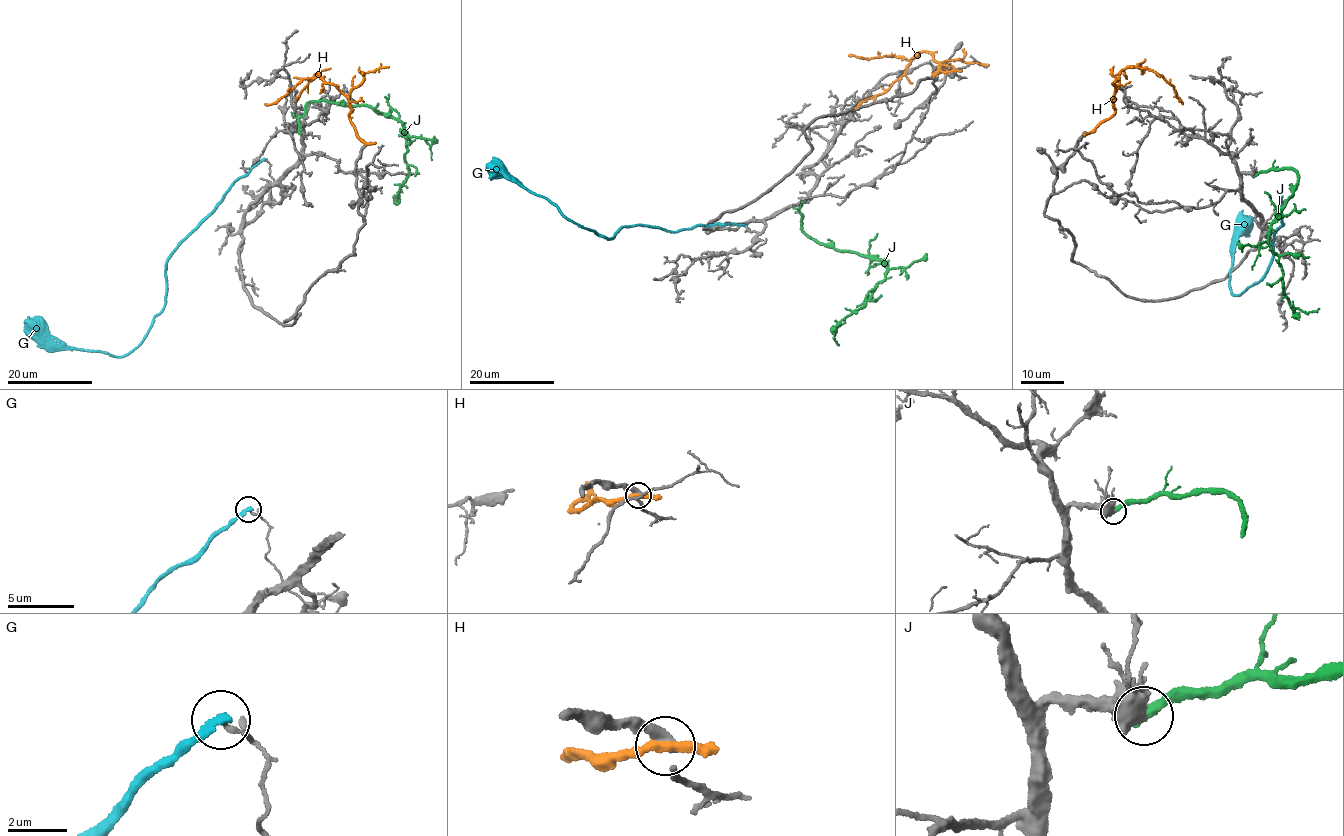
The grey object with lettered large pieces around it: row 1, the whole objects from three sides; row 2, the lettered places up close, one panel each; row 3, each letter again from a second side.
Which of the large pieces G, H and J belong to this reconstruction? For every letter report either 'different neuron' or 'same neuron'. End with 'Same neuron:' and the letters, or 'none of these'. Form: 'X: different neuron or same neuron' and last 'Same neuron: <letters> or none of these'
G: different neuron
H: different neuron
J: different neuron
Same neuron: none of these

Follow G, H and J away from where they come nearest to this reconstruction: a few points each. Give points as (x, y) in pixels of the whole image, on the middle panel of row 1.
G: (745, 226), (697, 225), (674, 233), (641, 224), (624, 226), (609, 240), (570, 221), (515, 179), (486, 169)
H: (954, 70), (932, 75), (940, 66), (931, 54), (922, 51), (885, 92), (854, 108)
J: (802, 202), (802, 229), (809, 236), (886, 264), (884, 279), (862, 309), (837, 325), (838, 344)

